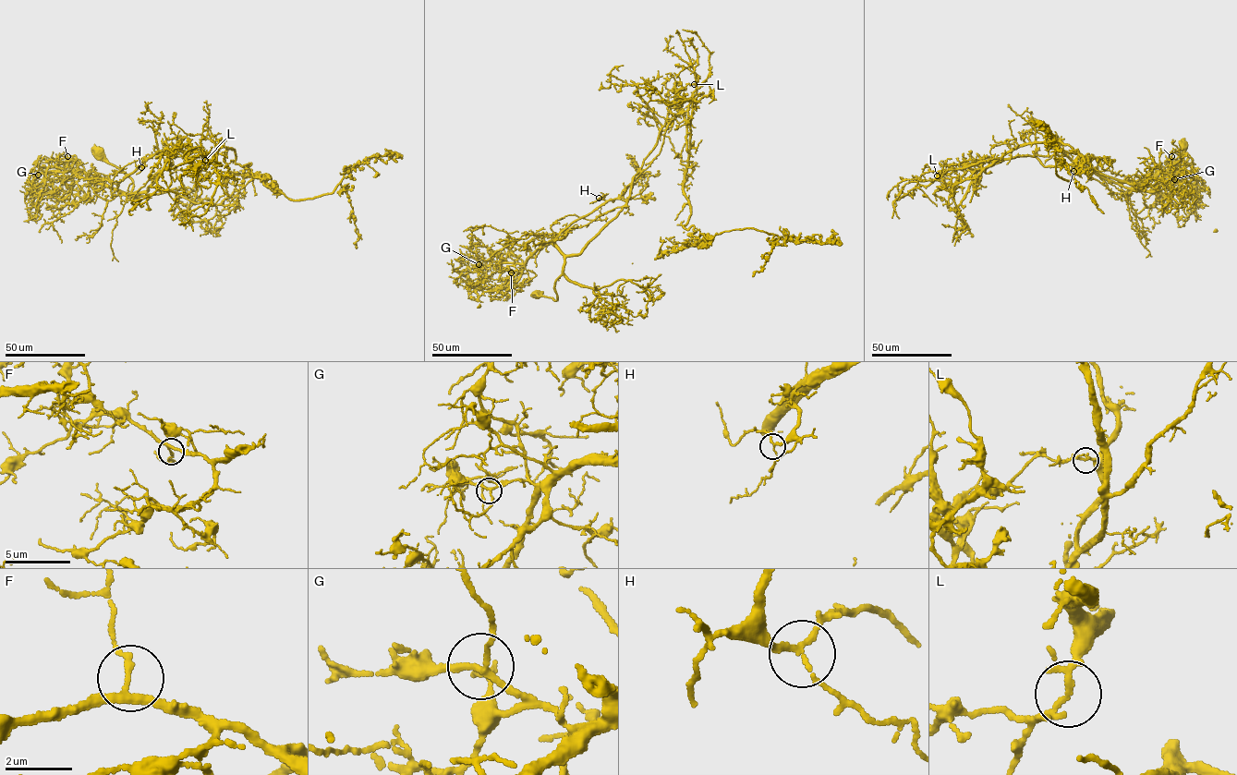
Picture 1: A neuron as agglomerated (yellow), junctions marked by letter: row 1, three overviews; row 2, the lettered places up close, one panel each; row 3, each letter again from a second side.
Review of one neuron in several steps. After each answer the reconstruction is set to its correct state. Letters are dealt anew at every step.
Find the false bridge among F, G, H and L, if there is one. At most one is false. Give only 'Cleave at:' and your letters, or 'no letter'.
Cleave at: L

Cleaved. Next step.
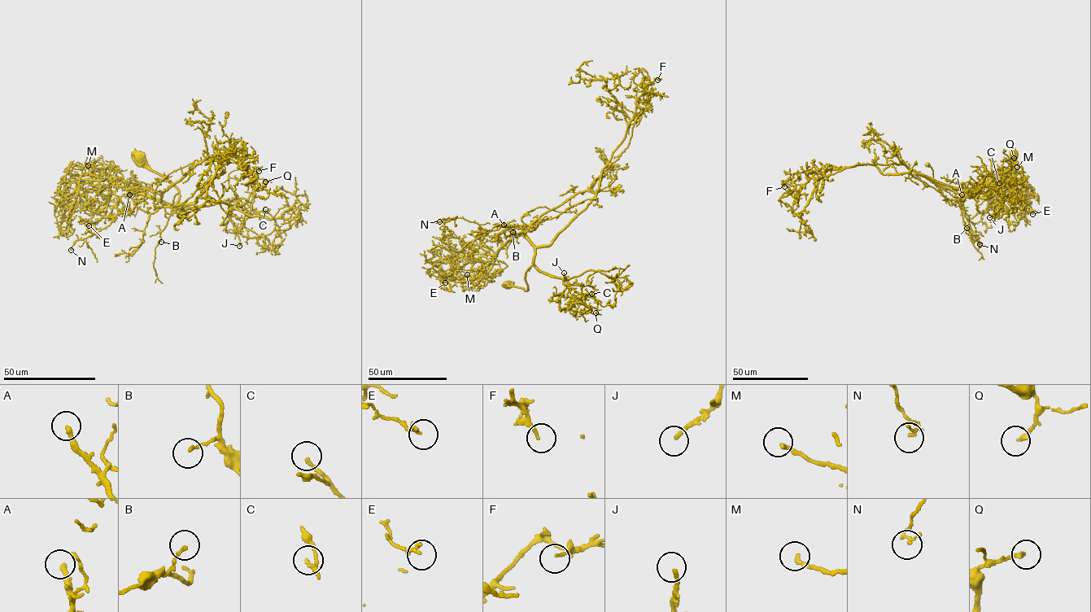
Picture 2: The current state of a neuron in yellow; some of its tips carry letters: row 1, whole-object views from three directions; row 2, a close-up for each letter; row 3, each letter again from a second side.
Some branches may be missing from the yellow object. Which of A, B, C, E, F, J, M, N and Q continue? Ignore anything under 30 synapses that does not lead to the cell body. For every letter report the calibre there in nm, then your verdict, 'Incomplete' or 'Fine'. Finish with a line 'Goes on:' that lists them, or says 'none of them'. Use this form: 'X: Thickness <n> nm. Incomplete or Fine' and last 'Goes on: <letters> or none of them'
A: Thickness 240 nm. Incomplete
B: Thickness 150 nm. Fine
C: Thickness 180 nm. Incomplete
E: Thickness 160 nm. Fine
F: Thickness 140 nm. Fine
J: Thickness 160 nm. Incomplete
M: Thickness 200 nm. Fine
N: Thickness 160 nm. Fine
Q: Thickness 200 nm. Fine
Goes on: A, C, J

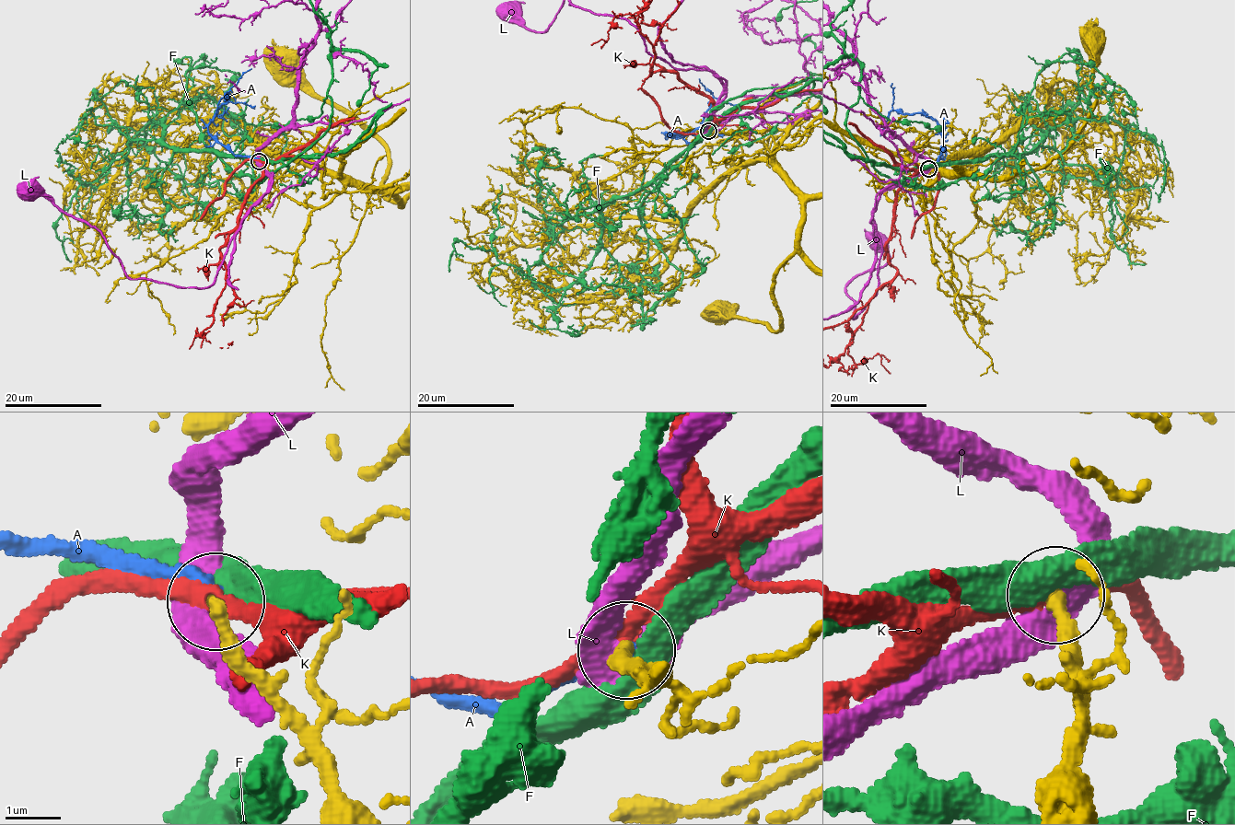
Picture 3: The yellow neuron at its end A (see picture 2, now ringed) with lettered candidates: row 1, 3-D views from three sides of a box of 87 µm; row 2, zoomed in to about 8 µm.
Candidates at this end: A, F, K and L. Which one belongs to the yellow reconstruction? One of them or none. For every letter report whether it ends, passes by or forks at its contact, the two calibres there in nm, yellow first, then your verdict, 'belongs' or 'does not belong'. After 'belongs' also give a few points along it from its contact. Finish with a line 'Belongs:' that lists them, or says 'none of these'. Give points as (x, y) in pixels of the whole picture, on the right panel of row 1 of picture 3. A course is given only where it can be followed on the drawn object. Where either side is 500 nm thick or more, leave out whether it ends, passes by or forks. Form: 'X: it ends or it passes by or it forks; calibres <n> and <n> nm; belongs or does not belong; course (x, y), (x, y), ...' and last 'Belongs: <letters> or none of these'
A: it ends; calibres 260 and 240 nm; belongs
F: it passes by; calibres 260 and 400 nm; does not belong
K: it passes by; calibres 280 and 260 nm; does not belong
L: it passes by; calibres 280 and 440 nm; does not belong
Belongs: A

